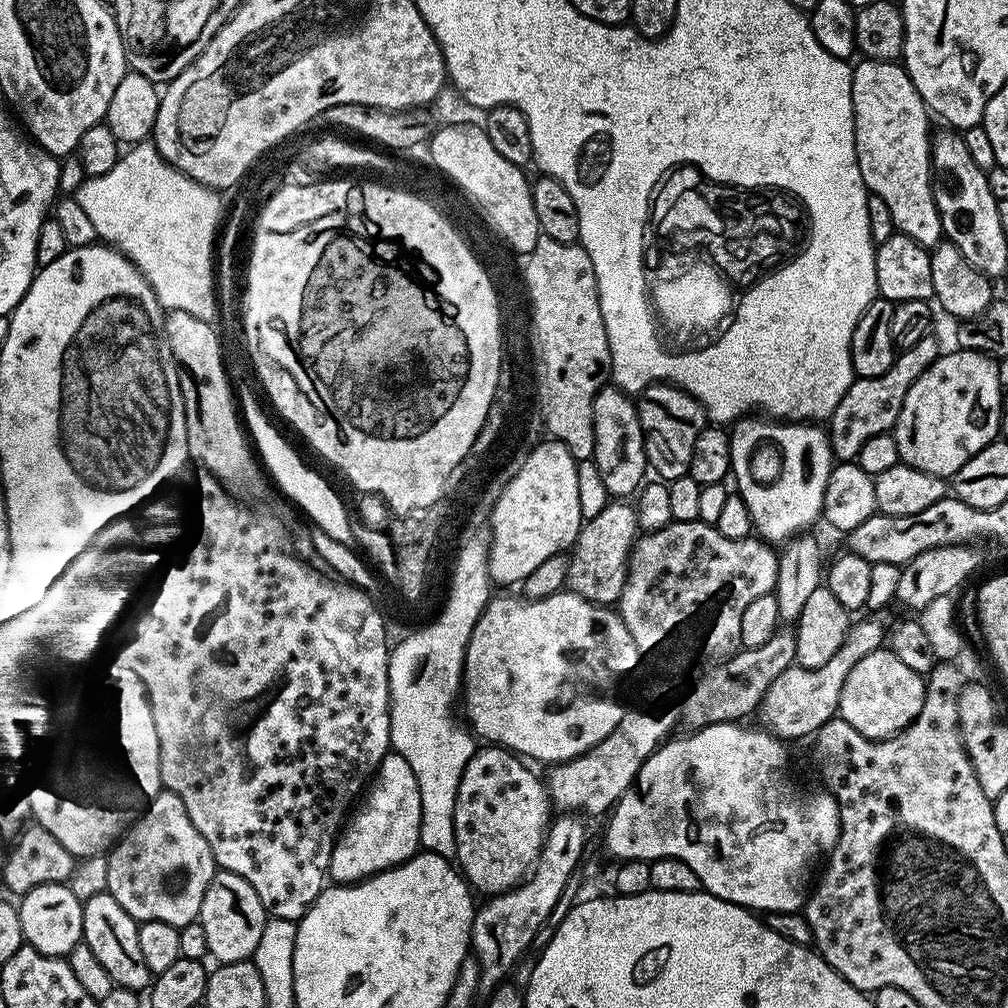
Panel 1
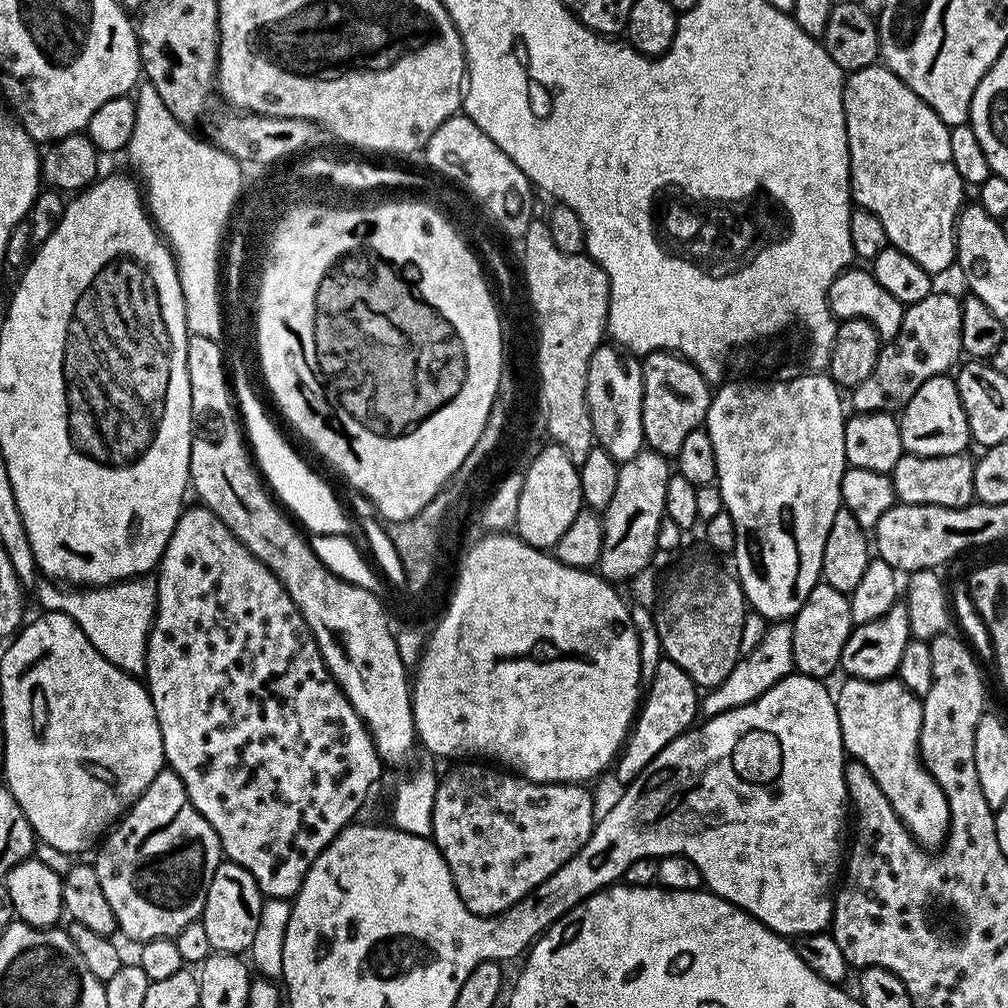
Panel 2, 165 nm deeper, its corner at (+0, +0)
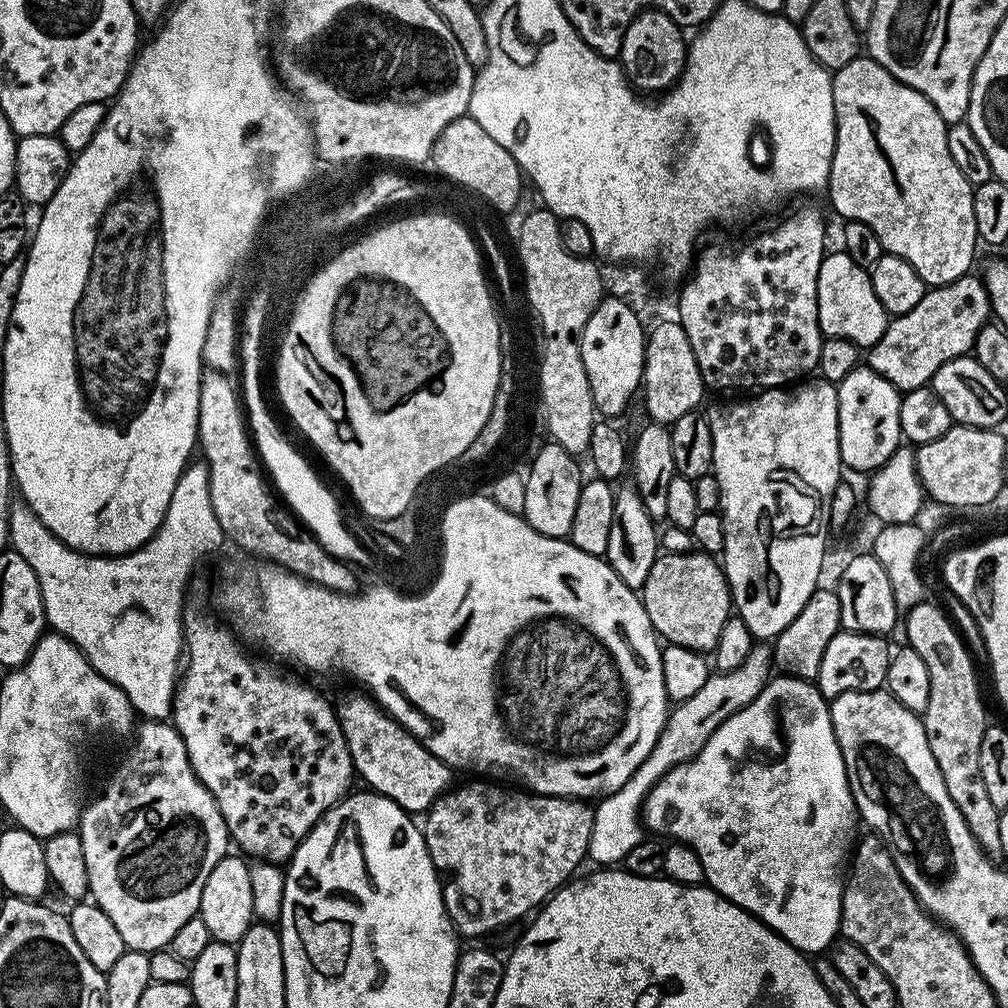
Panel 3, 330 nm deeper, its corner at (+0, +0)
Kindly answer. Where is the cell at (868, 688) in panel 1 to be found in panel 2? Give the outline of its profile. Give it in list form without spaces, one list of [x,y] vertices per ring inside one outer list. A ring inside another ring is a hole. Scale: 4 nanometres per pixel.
[[[899,679],[843,681],[840,693],[835,693],[836,713],[842,730],[844,751],[855,763],[866,766],[866,770],[878,782],[882,794],[898,814],[898,818],[908,827],[908,833],[921,848],[936,850],[948,838],[948,799],[923,764],[920,763],[920,727],[924,721],[924,705],[921,697],[915,696]]]

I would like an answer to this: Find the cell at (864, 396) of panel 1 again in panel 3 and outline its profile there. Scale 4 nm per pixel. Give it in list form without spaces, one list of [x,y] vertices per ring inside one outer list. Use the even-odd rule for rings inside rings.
[[[969,274],[949,284],[929,287],[914,310],[889,319],[880,341],[867,349],[867,367],[882,374],[901,393],[931,385],[943,363],[971,353],[978,330],[991,316],[992,303],[979,275]]]

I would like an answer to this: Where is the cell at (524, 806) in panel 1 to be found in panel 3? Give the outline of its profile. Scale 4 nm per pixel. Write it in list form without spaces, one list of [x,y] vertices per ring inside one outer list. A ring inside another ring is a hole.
[[[480,780],[455,788],[434,801],[426,813],[428,821],[423,821],[422,831],[430,858],[442,881],[444,905],[452,925],[461,937],[484,936],[522,919],[524,915],[527,917],[577,875],[576,867],[585,863],[588,854],[594,808],[580,798],[542,796],[528,790],[515,792],[512,788],[483,784]]]

